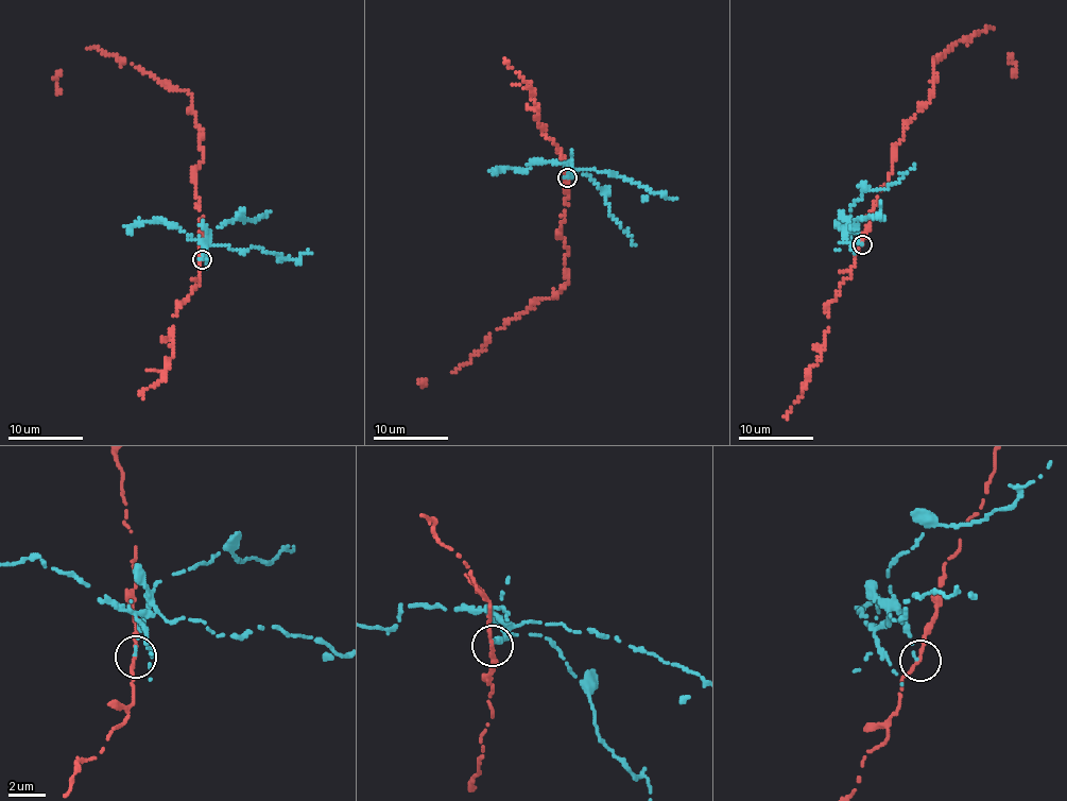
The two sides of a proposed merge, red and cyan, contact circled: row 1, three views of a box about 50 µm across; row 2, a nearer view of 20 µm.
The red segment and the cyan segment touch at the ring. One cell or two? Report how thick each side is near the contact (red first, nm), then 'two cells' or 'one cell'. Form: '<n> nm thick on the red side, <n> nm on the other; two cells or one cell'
180 nm thick on the red side, 160 nm on the other; two cells

